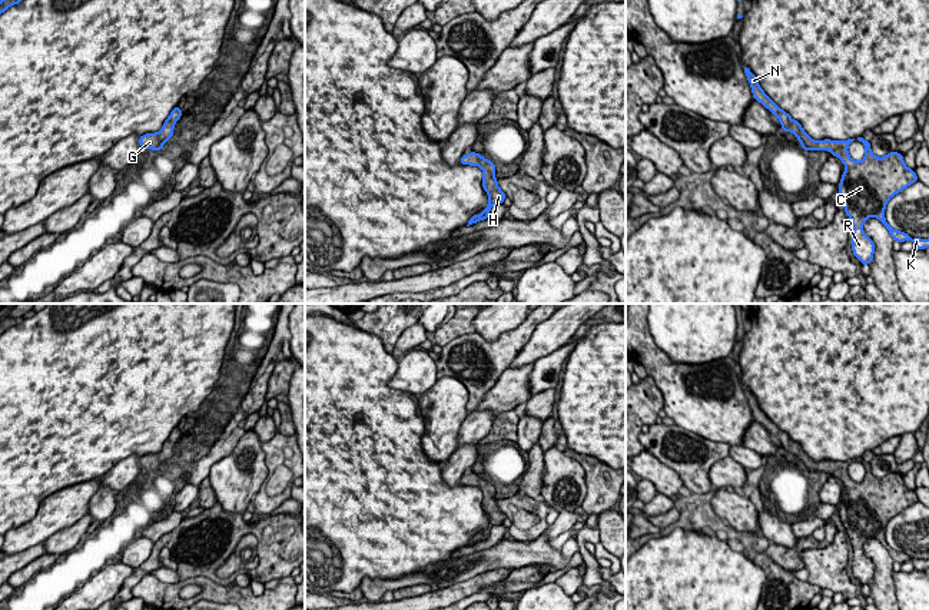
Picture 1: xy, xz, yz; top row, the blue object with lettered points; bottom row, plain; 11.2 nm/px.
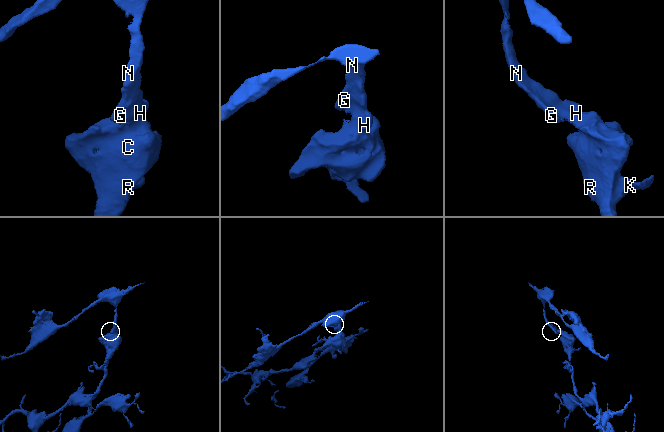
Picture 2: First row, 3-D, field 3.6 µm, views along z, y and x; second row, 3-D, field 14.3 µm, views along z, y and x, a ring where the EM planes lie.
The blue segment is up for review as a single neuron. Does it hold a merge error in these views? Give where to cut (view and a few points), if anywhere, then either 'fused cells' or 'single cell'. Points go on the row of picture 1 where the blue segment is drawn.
no cut; single cell

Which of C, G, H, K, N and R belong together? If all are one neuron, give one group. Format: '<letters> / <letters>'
C G H K N R

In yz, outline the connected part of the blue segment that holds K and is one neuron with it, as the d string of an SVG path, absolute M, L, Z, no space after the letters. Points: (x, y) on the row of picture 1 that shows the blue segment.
M743 66L743 70L750 83L753 99L780 120L783 132L792 132L797 136L804 152L827 150L846 166L846 172L842 173L839 183L839 195L853 226L852 251L862 265L870 265L875 253L873 241L863 232L863 223L870 216L877 218L895 241L912 241L916 249L929 248L929 239L912 239L908 233L893 229L885 218L885 208L889 199L918 182L915 170L905 165L903 156L899 152L889 152L886 156L877 158L870 150L870 142L857 137L863 143L866 153L862 162L856 162L847 152L847 146L855 139L845 142L830 139L813 140L797 120L793 120L789 113L782 110L763 92L750 69Z

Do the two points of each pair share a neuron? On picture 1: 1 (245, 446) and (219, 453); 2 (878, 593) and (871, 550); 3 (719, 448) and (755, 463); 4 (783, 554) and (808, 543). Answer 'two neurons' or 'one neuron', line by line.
1: two neurons
2: one neuron
3: two neurons
4: one neuron

